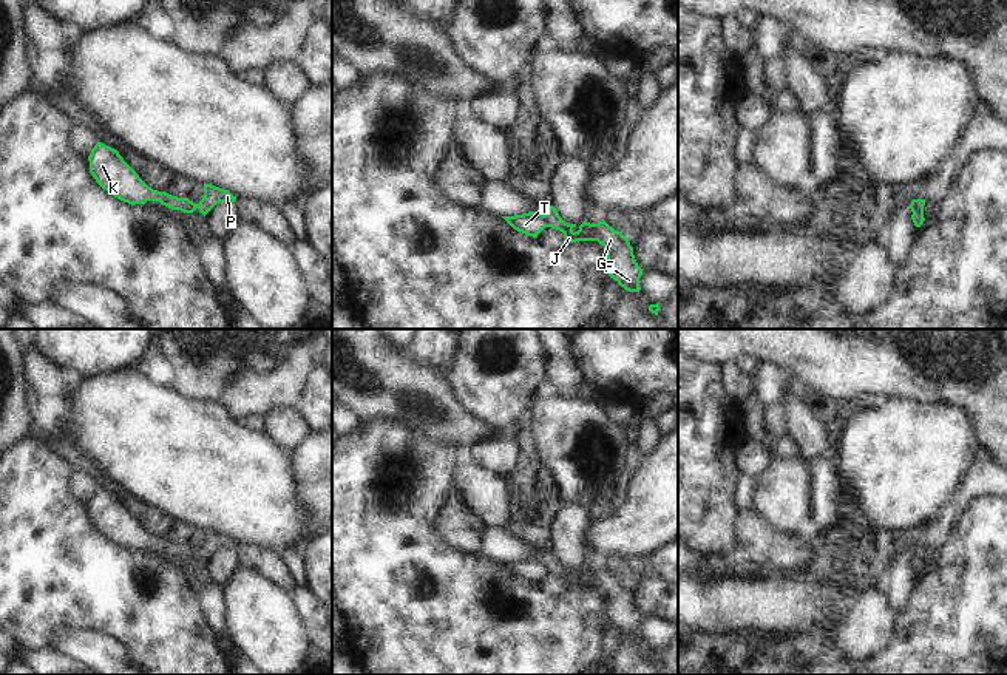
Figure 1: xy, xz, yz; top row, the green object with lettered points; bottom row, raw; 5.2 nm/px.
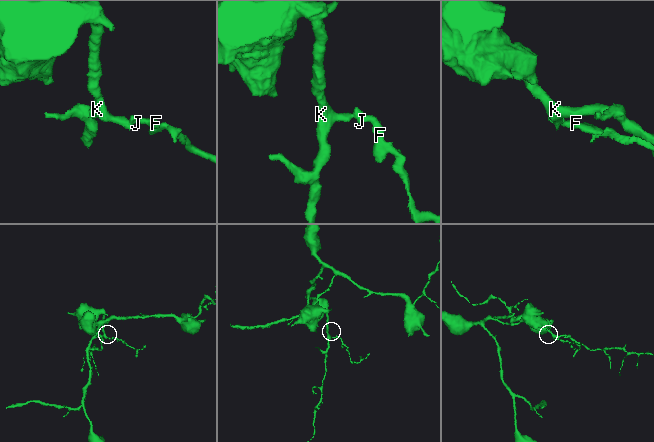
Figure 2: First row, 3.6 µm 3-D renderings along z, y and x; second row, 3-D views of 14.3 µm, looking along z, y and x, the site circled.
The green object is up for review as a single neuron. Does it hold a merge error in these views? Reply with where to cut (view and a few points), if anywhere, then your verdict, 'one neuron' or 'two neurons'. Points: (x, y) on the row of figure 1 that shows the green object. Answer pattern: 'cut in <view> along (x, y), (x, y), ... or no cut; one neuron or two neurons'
cut in xz along (542, 215), (547, 226); two neurons

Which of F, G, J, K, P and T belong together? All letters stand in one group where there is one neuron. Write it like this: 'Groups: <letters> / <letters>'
Groups: F G J P / K T

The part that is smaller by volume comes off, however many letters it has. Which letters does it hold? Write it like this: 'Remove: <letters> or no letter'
Remove: F, G, J, P

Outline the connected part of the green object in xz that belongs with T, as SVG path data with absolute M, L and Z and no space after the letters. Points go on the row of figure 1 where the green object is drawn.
M528 212L524 215L502 216L514 230L528 236L537 238L537 235L547 227L542 213Z

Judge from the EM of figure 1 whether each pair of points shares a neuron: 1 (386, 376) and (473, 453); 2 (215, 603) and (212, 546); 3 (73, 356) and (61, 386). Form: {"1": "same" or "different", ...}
{"1": "different", "2": "same", "3": "different"}

